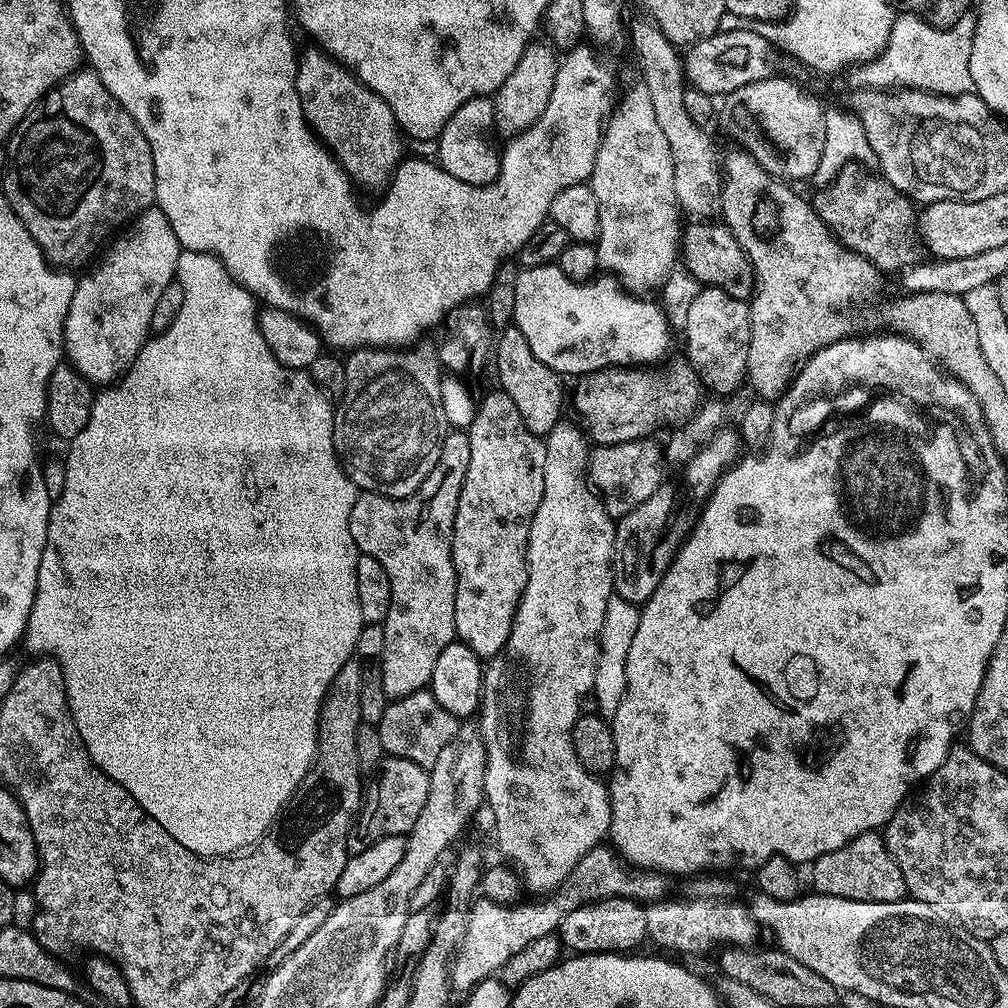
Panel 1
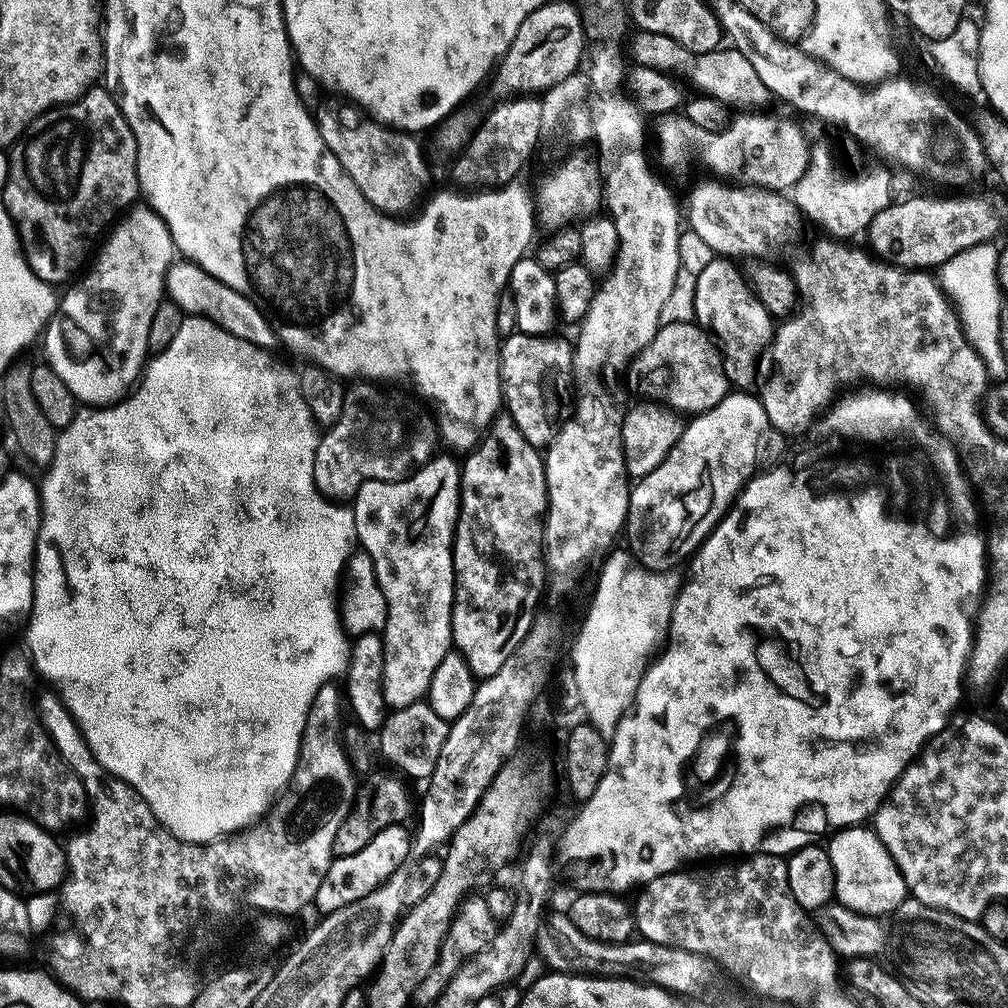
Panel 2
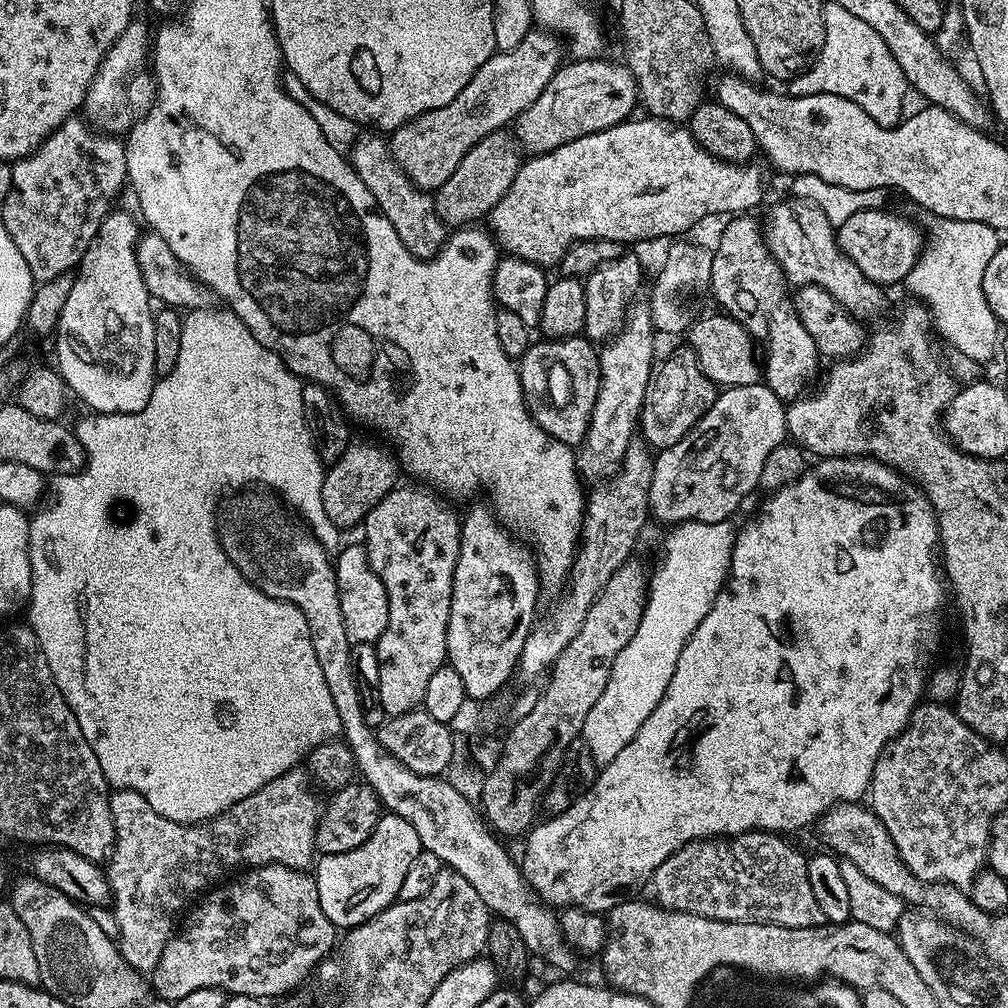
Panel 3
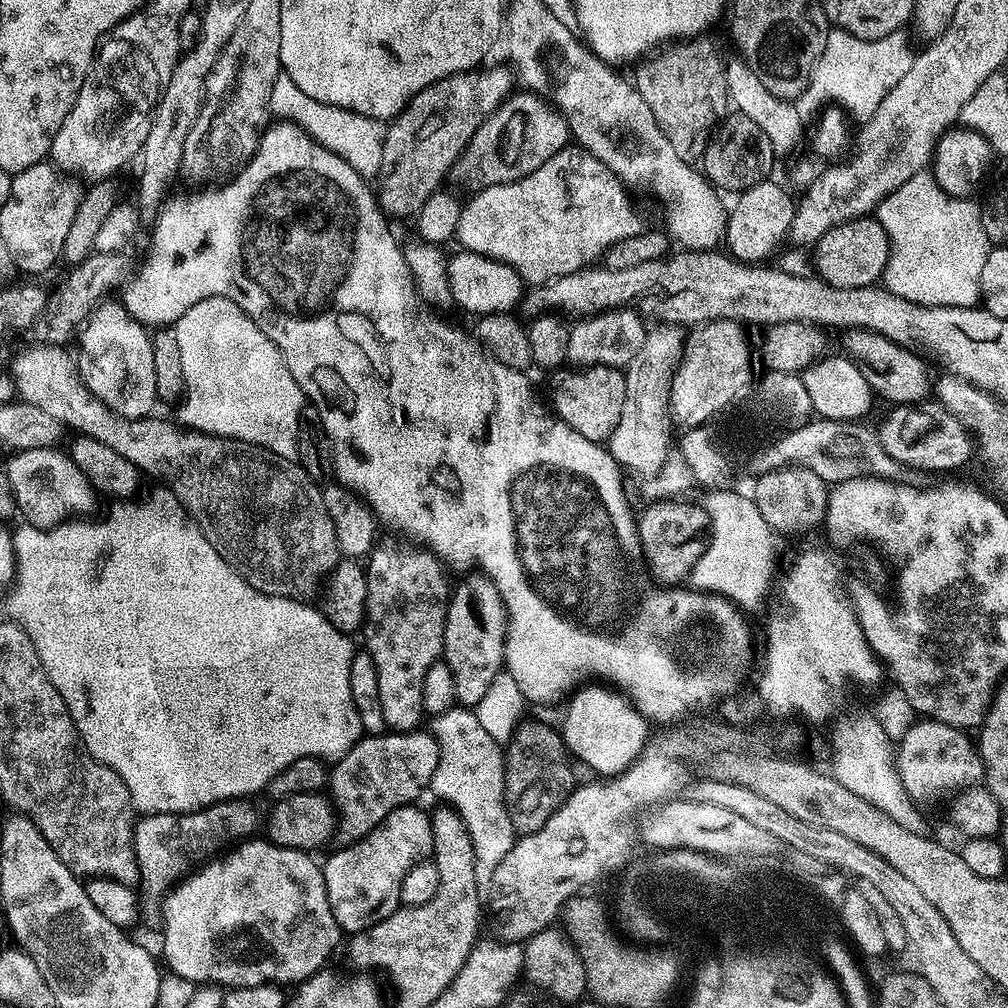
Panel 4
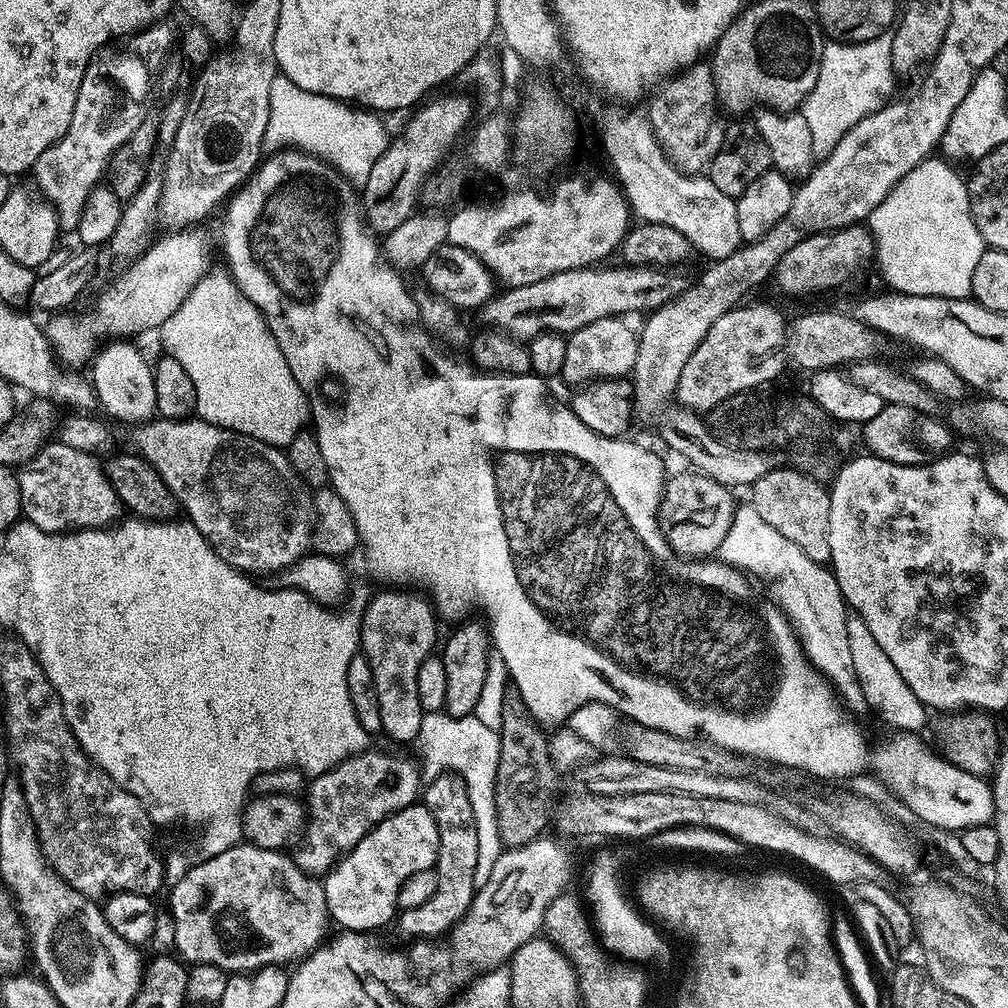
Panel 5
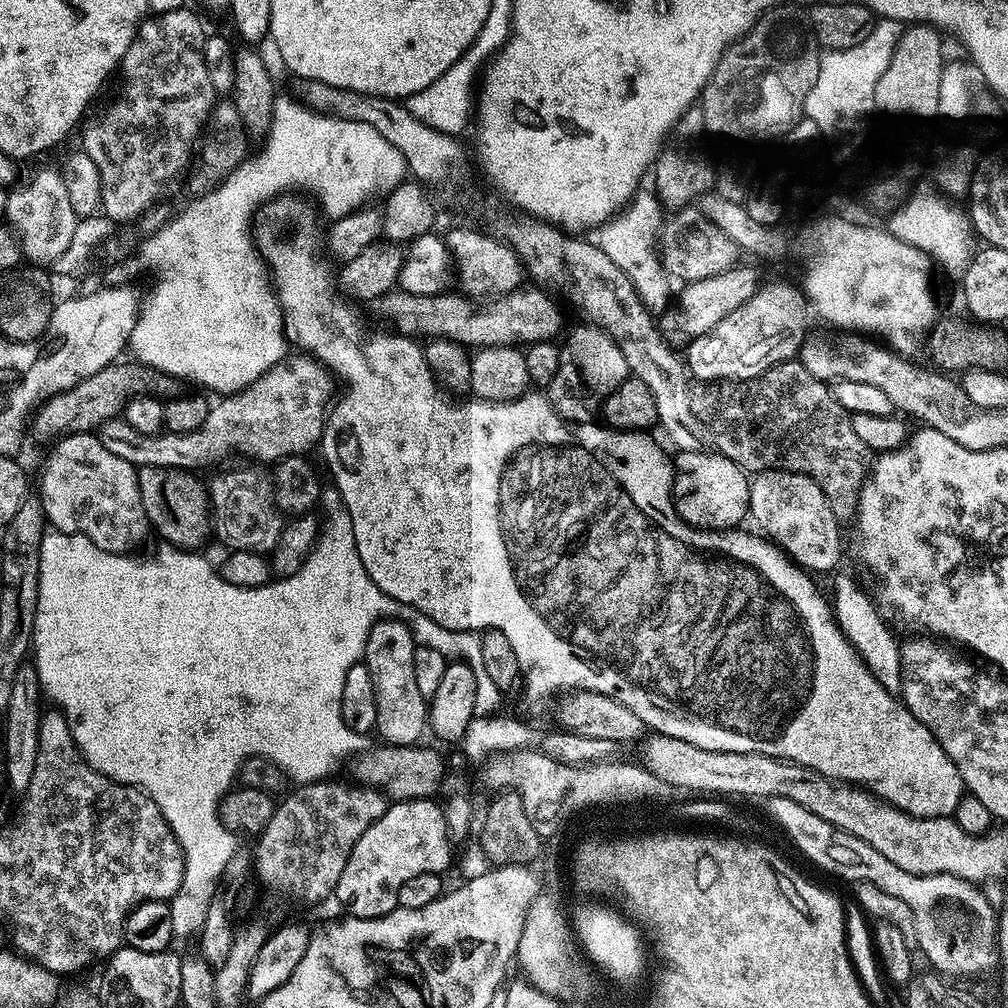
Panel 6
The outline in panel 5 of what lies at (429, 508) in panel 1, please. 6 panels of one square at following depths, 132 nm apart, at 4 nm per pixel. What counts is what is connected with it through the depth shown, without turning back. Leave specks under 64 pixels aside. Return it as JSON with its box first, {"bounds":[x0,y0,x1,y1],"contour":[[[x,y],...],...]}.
{"bounds":[359,591,438,745],"contour":[[[380,591],[384,592],[362,608],[359,651],[374,670],[374,690],[378,690],[378,711],[382,713],[380,732],[400,745],[415,741],[425,716],[418,702],[418,666],[433,655],[438,616],[431,603],[415,591]]]}

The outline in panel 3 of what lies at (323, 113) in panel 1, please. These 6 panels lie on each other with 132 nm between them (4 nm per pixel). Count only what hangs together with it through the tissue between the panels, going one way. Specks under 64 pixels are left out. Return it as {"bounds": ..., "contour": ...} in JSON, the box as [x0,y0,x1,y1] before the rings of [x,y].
{"bounds":[350,134,446,260],"contour":[[[364,134],[357,135],[356,142],[350,149],[352,169],[356,171],[358,178],[362,178],[362,186],[366,186],[366,190],[370,190],[370,194],[374,198],[378,211],[387,218],[390,226],[394,226],[394,234],[398,234],[398,238],[402,238],[402,246],[406,246],[406,250],[410,250],[410,254],[414,254],[419,260],[432,259],[432,257],[438,255],[441,248],[443,248],[446,239],[445,224],[440,220],[438,214],[435,213],[433,193],[425,192],[423,188],[419,188],[416,183],[400,169],[398,162],[392,156],[389,141],[385,139],[383,135],[368,135],[372,136],[364,136]]]}

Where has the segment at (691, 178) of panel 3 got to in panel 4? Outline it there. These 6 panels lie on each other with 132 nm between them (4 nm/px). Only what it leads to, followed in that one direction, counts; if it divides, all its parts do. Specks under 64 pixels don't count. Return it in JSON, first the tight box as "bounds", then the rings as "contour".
{"bounds":[455,146,646,286],"contour":[[[569,146],[558,150],[558,154],[554,154],[554,158],[549,158],[547,162],[542,162],[542,166],[538,166],[538,170],[534,170],[534,174],[526,174],[526,178],[518,178],[514,182],[495,184],[489,188],[479,189],[473,195],[476,197],[469,204],[467,202],[463,205],[461,217],[458,218],[455,239],[457,241],[460,240],[459,247],[461,249],[473,252],[474,254],[482,254],[486,258],[494,258],[498,262],[510,266],[524,279],[525,285],[539,286],[548,283],[549,280],[556,280],[559,276],[585,271],[589,266],[595,265],[603,257],[604,251],[610,246],[614,246],[622,238],[634,238],[640,232],[645,231],[646,225],[640,221],[640,216],[636,213],[636,208],[632,205],[628,192],[629,189],[626,185],[606,165],[598,162],[598,158],[594,158],[594,154],[590,154],[579,146]]]}

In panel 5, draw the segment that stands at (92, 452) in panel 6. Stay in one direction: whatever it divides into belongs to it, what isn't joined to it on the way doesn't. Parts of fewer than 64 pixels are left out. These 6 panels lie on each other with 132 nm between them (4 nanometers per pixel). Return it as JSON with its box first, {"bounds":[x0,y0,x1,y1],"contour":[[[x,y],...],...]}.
{"bounds":[18,442,122,533],"contour":[[[59,442],[45,443],[44,447],[19,469],[18,475],[23,519],[44,532],[62,533],[90,528],[104,530],[121,519],[122,503],[119,494],[108,480],[105,465],[97,457],[82,450],[74,450],[74,446]]]}

